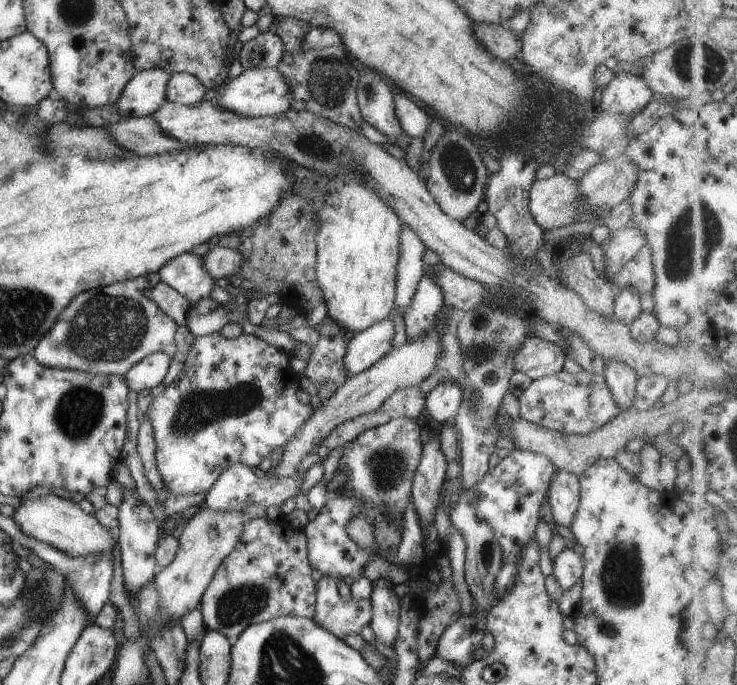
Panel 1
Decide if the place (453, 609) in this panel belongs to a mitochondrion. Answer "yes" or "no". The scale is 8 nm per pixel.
no

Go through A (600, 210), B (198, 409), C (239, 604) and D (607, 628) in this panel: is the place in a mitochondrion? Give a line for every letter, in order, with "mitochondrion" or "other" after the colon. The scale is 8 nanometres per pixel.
A: other
B: mitochondrion
C: mitochondrion
D: mitochondrion

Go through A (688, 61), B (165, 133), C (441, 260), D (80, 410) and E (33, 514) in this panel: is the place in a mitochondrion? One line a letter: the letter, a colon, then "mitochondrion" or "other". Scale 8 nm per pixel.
A: mitochondrion
B: other
C: other
D: mitochondrion
E: other

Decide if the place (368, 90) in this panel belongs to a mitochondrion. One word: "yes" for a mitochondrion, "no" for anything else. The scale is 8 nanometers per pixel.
yes

